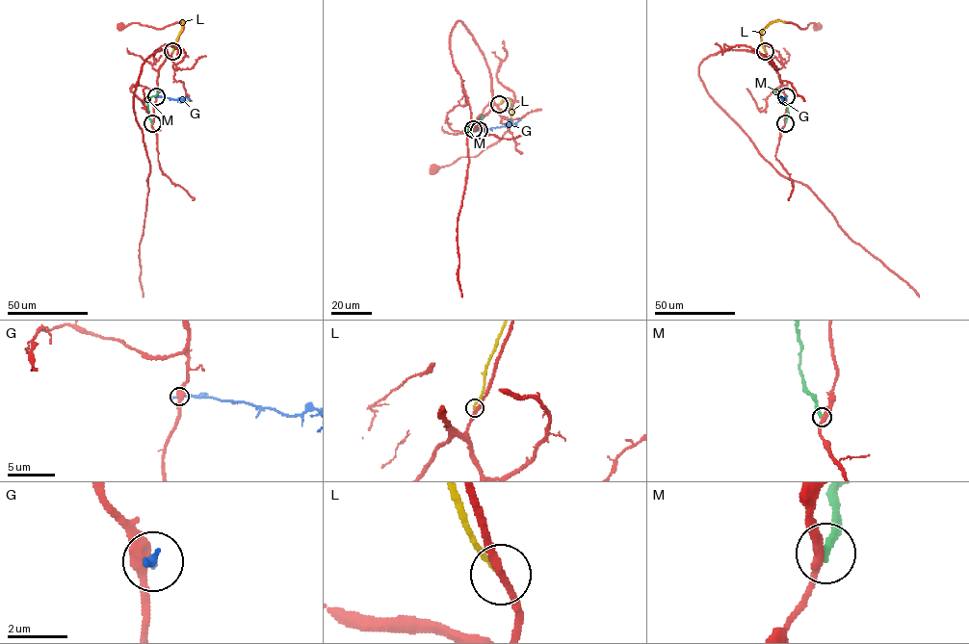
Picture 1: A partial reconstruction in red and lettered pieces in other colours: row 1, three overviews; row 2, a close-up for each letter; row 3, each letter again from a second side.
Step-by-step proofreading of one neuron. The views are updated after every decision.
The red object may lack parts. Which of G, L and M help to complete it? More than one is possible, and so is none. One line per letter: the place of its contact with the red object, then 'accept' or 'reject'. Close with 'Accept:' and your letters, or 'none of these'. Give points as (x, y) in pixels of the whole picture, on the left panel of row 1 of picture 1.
G: (156, 96) | reject
L: (172, 51) | reject
M: (152, 123) | reject
Accept: none of these

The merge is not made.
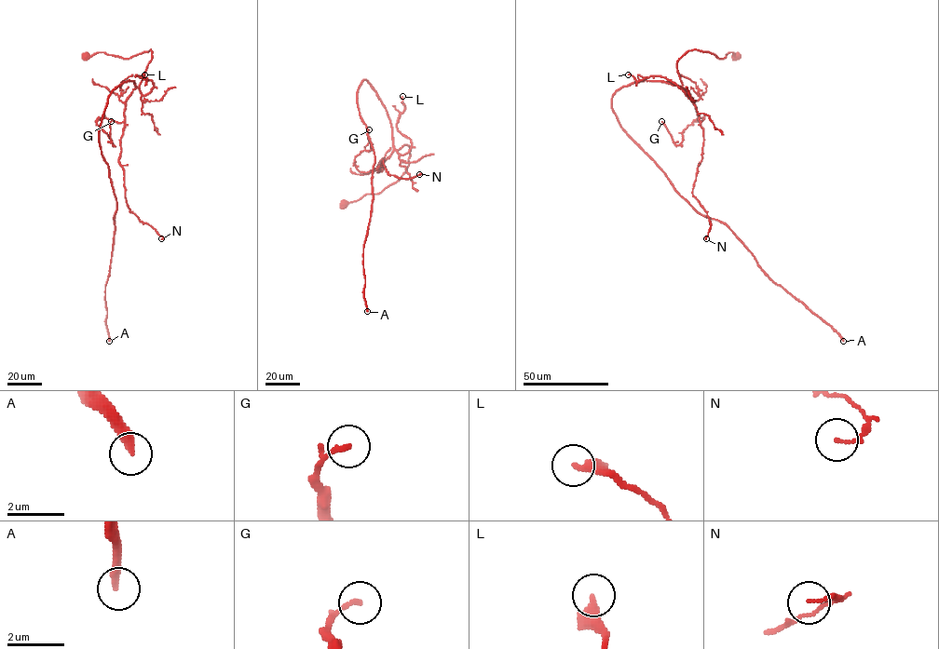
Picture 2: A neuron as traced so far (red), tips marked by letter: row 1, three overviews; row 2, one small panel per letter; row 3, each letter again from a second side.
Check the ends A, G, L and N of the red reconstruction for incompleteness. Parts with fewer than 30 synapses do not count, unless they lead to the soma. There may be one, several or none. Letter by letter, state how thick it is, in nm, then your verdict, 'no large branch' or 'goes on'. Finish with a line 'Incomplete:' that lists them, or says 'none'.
A: 320 nm | goes on
G: 120 nm | no large branch
L: 240 nm | no large branch
N: 110 nm | no large branch
Incomplete: A

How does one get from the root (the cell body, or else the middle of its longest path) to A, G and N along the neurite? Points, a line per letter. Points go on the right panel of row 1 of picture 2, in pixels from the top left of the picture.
A: (737, 56), (687, 51), (682, 87), (632, 83), (612, 108), (674, 189), (843, 341)
G: (737, 56), (687, 51), (676, 70), (699, 121), (704, 118), (688, 125), (677, 145), (661, 121)
N: (737, 56), (692, 49), (676, 62), (703, 130), (692, 195), (711, 224), (706, 238)

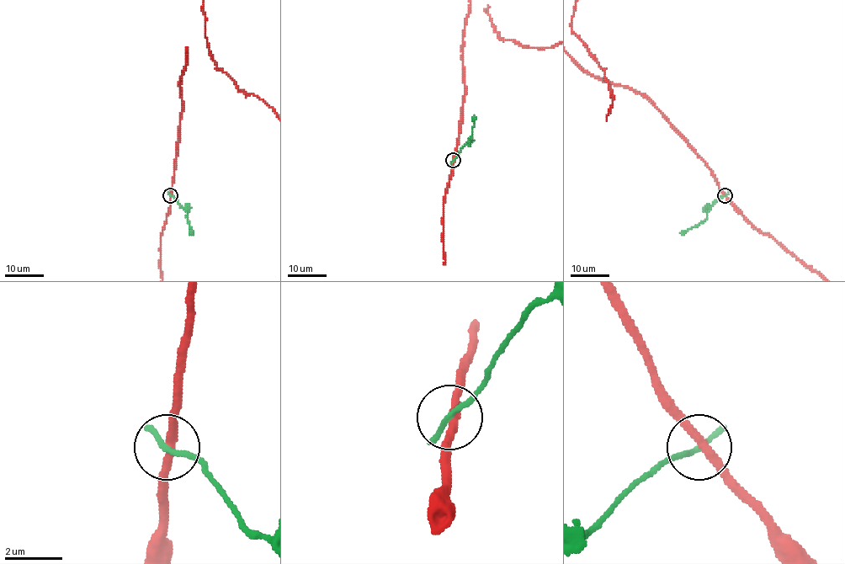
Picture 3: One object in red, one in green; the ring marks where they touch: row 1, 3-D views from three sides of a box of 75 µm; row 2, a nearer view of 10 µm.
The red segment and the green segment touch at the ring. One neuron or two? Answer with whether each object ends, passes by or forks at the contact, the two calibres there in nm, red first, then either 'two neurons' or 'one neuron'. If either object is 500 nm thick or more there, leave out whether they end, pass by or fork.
red passes by; green passes by; calibres 280 and 170 nm; two neurons

